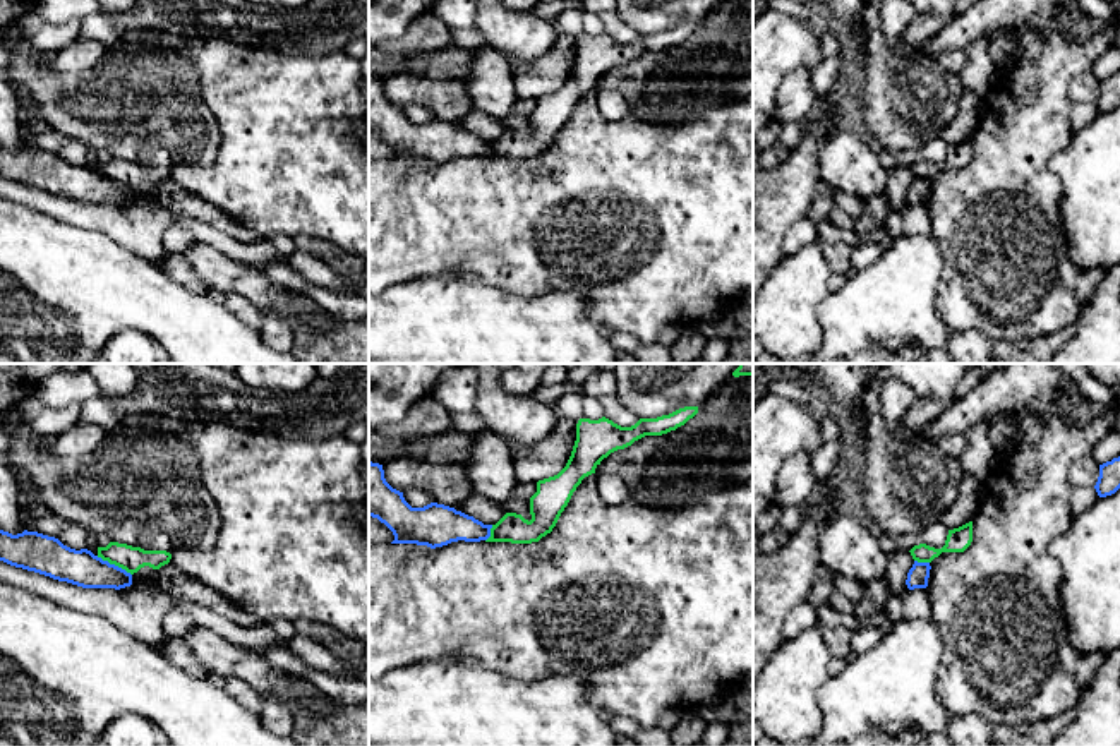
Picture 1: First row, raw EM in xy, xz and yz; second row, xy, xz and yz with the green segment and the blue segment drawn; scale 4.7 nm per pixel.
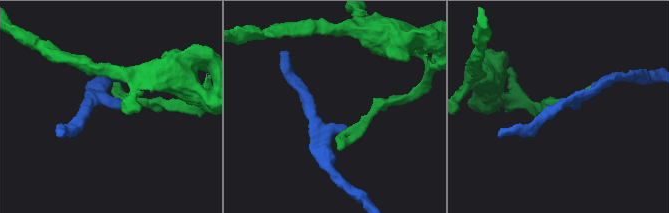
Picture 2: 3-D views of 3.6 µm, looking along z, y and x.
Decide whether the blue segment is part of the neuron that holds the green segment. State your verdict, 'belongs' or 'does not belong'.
does not belong

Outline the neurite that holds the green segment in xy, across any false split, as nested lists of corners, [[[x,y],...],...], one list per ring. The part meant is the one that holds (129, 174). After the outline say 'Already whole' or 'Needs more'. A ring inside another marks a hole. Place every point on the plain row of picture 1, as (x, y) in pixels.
[[[110,158],[106,163],[98,163],[98,173],[134,190],[144,182],[160,185],[170,178],[172,170],[166,166],[144,166],[141,163]]]. Already whole

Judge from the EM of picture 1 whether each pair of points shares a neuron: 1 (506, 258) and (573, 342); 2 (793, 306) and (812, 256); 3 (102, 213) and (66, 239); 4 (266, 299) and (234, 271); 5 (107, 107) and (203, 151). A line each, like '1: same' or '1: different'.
1: different
2: same
3: different
4: same
5: same

